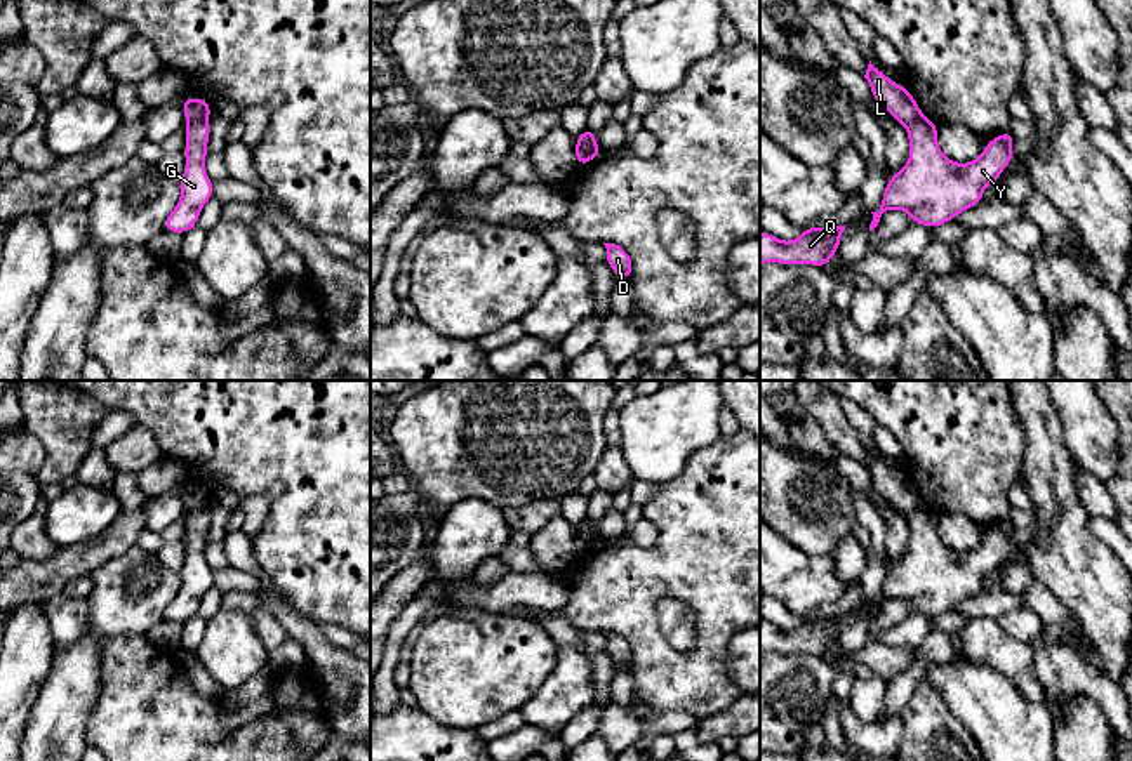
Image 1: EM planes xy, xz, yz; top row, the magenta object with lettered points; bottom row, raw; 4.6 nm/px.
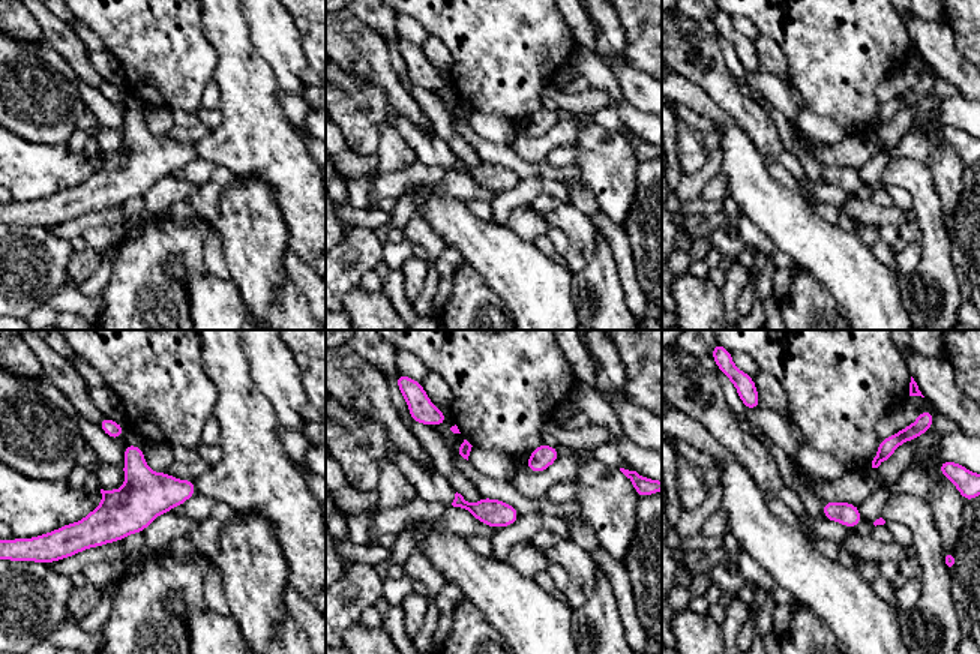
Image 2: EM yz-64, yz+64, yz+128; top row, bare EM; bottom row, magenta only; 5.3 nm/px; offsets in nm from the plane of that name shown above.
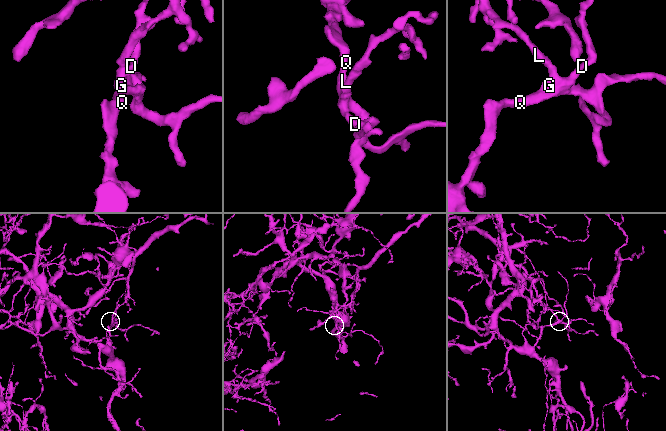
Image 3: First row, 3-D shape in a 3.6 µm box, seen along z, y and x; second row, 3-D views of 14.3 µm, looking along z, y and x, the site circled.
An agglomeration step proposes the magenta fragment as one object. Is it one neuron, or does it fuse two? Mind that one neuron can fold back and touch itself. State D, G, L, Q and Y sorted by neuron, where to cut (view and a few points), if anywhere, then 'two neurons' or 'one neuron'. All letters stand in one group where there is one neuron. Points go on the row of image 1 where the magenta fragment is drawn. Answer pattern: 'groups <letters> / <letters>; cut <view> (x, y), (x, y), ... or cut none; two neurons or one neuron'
groups D G Q Y / L; cut xy (206, 117), (188, 122); two neurons

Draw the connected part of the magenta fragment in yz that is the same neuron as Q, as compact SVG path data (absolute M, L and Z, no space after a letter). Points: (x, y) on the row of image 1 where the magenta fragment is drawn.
M817 226L805 231L793 242L782 242L774 235L760 233L760 264L810 264L829 266L829 259L836 254L845 226L821 229Z

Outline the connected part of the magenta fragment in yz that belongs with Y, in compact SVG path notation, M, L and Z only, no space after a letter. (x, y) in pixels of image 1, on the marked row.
M925 115L906 125L909 160L885 186L882 205L873 214L873 231L883 212L906 210L913 224L939 228L963 210L982 202L984 188L998 182L1014 160L1010 146L1017 141L1009 130L989 139L982 155L956 163L937 144L937 123Z

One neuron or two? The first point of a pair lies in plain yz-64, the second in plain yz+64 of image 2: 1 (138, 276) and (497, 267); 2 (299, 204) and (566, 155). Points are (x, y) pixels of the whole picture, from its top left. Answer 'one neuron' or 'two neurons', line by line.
1: two neurons
2: two neurons

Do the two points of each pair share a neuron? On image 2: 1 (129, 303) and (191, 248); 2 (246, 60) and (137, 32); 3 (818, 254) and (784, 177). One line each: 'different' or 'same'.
1: same
2: different
3: different

